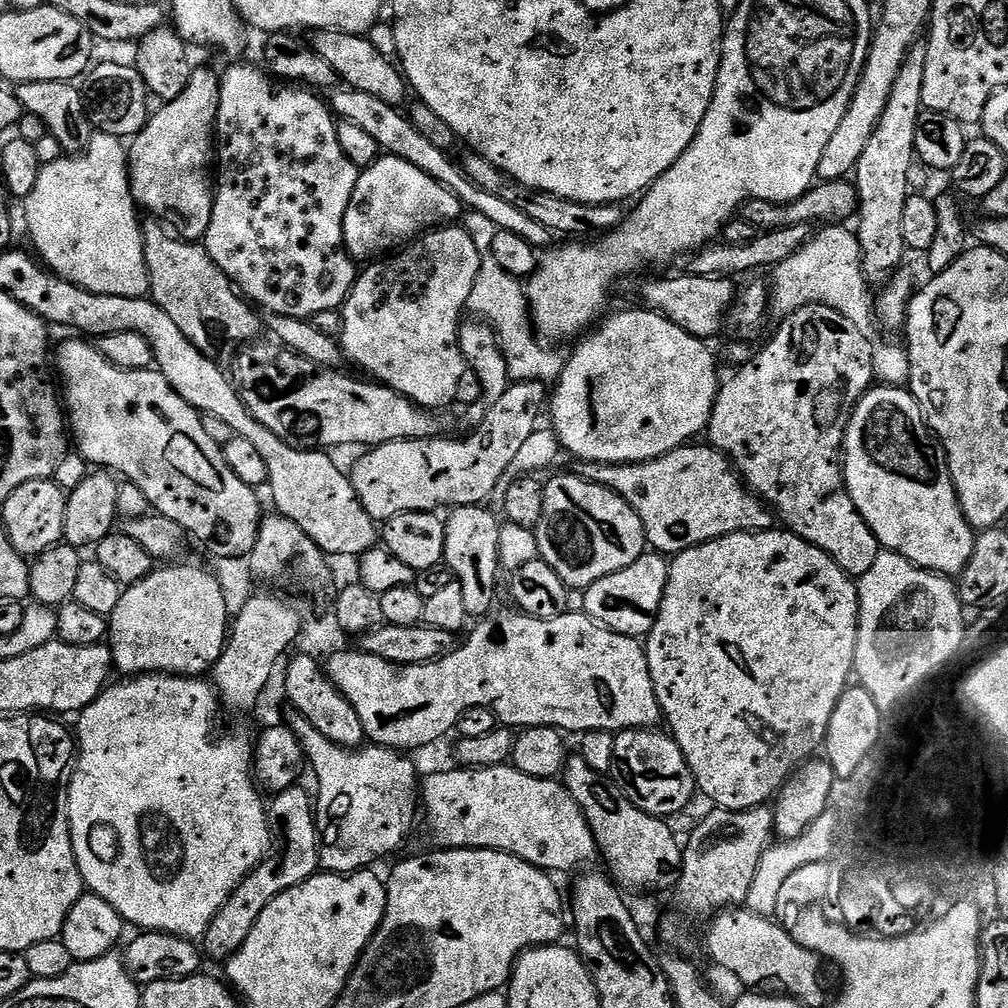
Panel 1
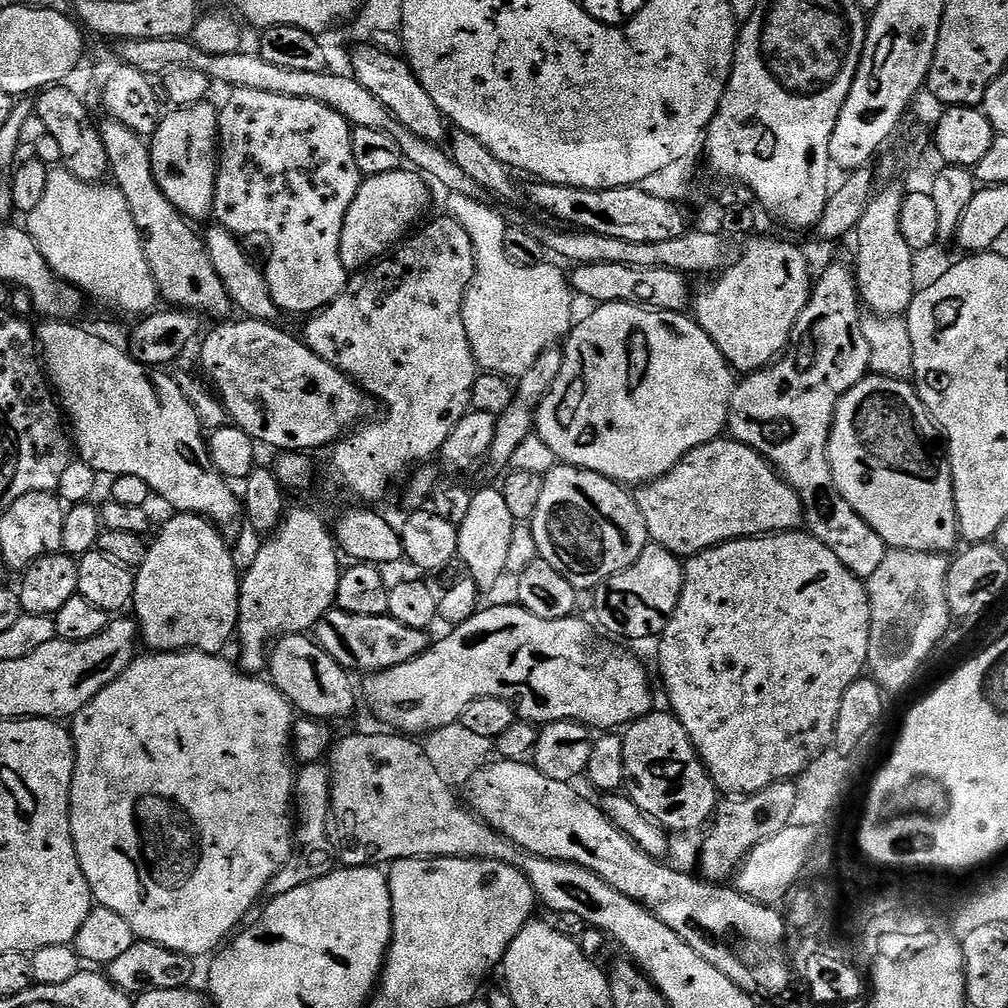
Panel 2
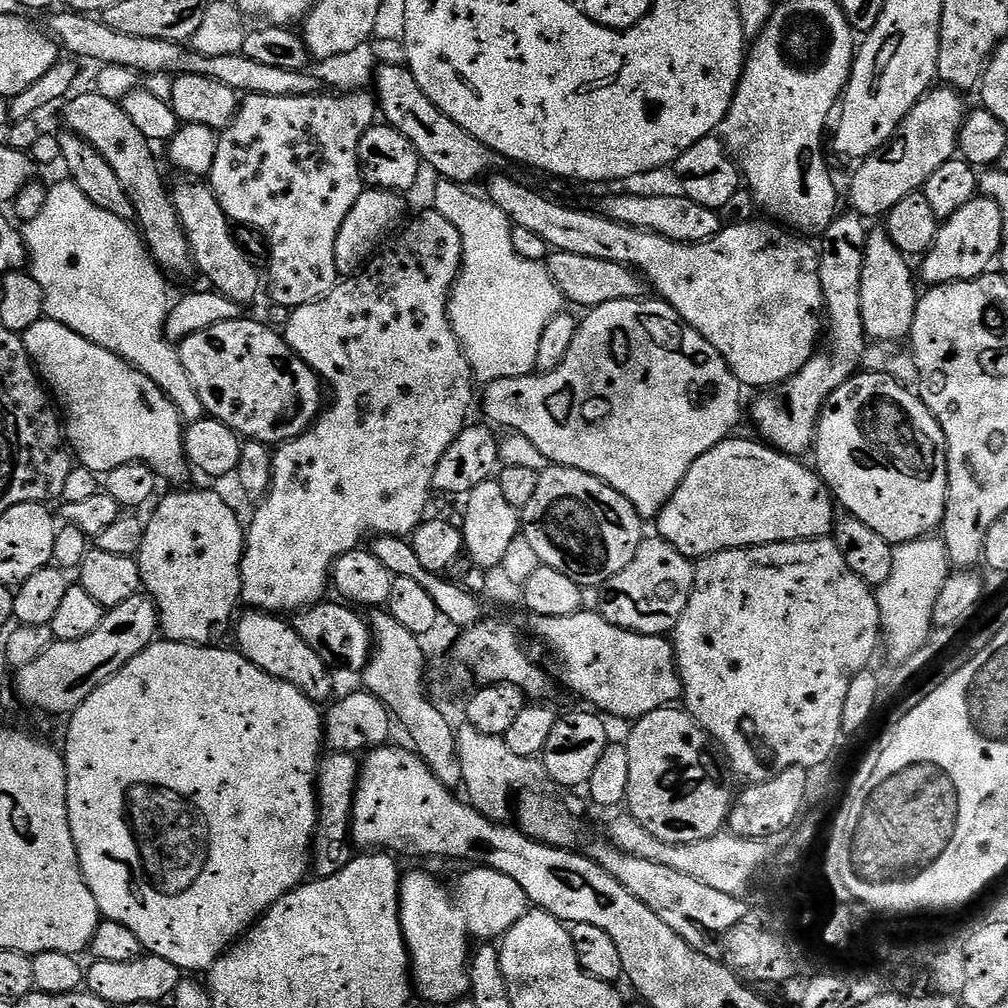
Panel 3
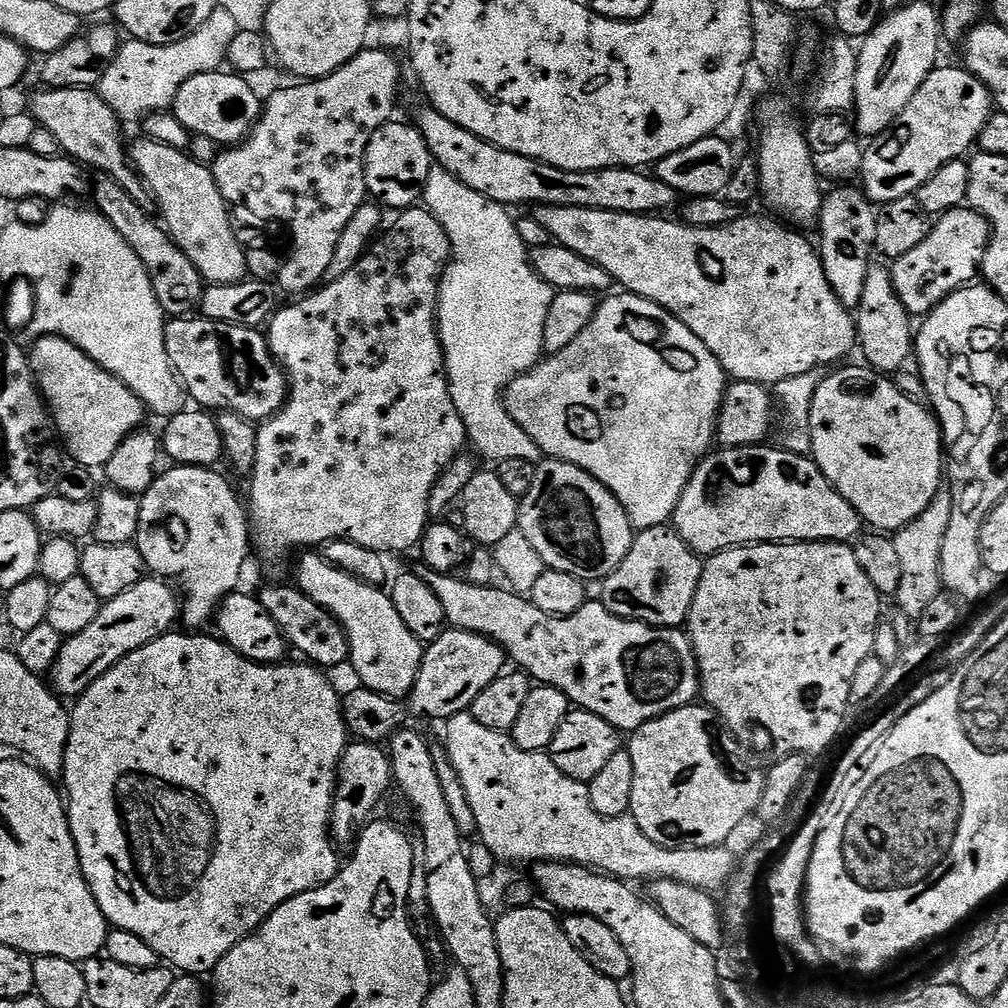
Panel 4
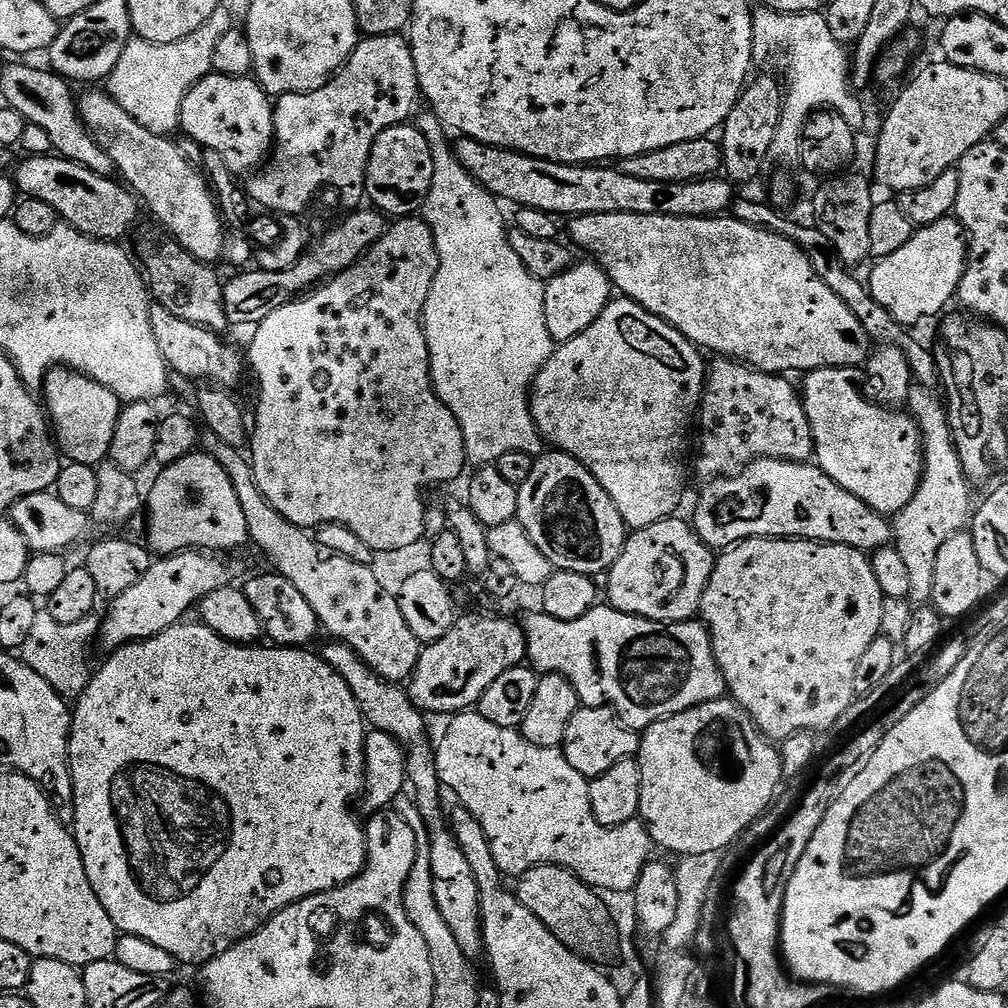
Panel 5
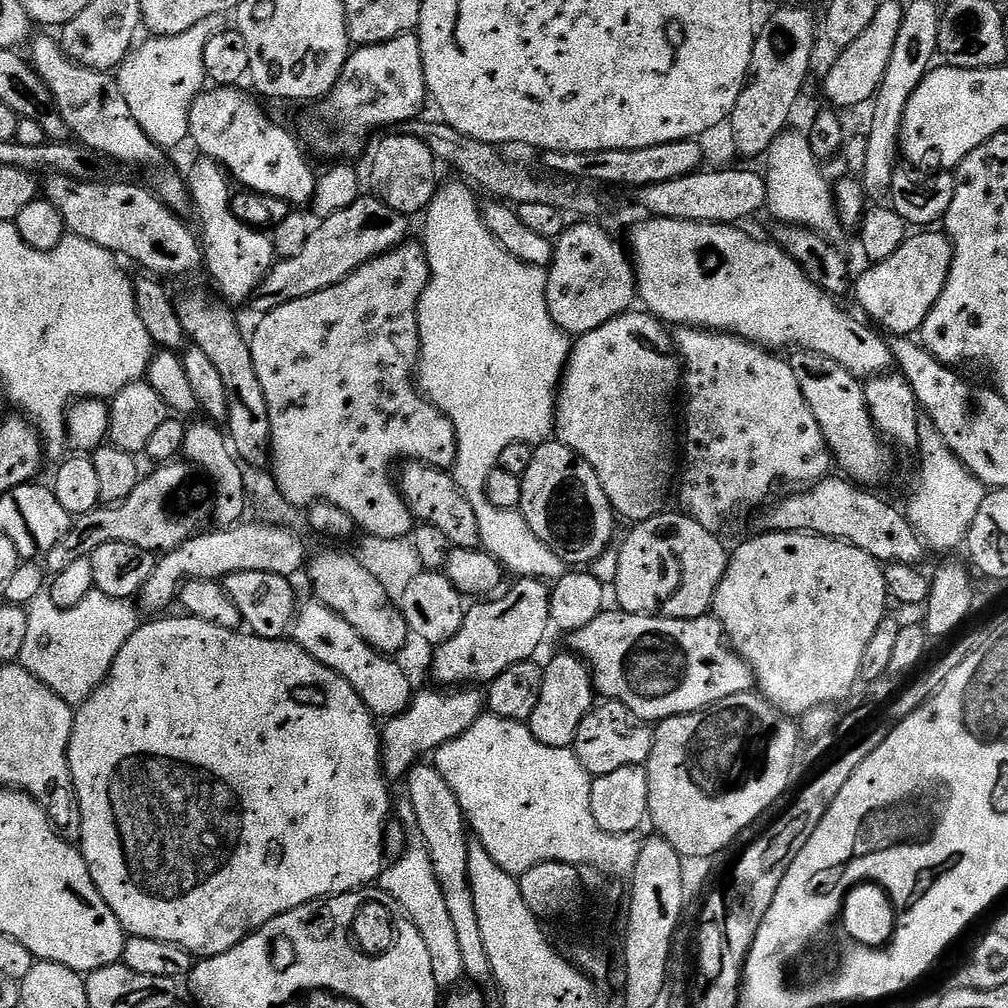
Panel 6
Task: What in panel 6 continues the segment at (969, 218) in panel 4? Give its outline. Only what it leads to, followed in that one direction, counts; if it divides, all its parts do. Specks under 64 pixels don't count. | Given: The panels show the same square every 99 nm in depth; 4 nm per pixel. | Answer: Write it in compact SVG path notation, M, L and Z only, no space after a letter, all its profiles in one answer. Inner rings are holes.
M920 230L909 235L904 244L898 246L894 254L890 254L890 258L868 266L868 269L857 280L855 277L854 296L856 292L856 300L860 303L861 310L865 312L863 315L873 325L879 326L885 333L908 338L919 333L920 327L924 325L926 314L930 314L930 310L938 302L938 294L942 294L942 286L946 286L946 278L951 265L952 243L947 235L940 230Z

